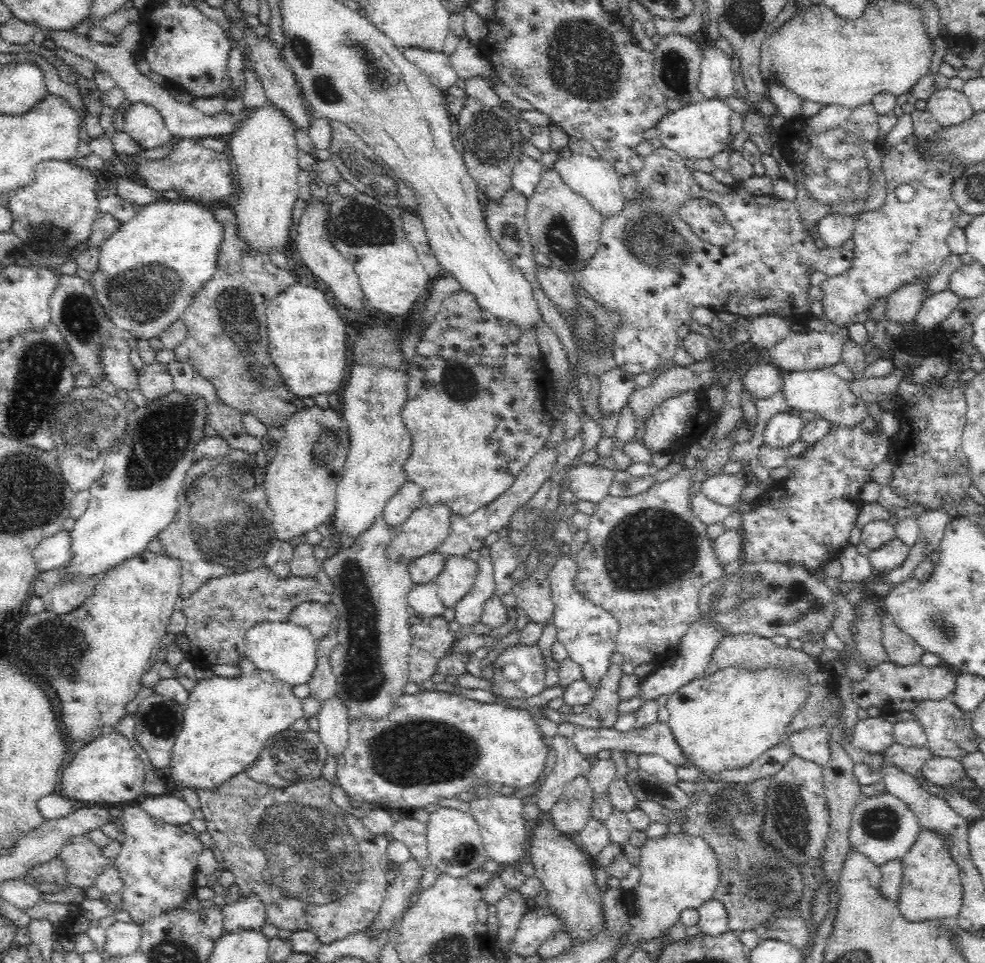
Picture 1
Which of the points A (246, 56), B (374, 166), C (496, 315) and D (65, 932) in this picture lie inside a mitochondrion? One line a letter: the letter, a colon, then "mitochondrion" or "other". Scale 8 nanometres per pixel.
A: other
B: mitochondrion
C: other
D: other

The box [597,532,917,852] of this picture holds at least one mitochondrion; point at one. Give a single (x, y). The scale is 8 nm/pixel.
(882, 823)

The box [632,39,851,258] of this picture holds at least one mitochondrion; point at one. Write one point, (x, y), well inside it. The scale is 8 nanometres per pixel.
(674, 69)

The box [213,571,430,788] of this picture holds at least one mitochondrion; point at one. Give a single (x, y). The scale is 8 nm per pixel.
(286, 741)

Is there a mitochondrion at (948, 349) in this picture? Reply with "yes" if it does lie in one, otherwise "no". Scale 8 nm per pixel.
no

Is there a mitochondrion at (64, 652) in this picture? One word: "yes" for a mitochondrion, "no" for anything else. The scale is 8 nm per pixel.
yes

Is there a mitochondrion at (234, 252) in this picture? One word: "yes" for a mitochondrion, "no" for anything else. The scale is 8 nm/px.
no

